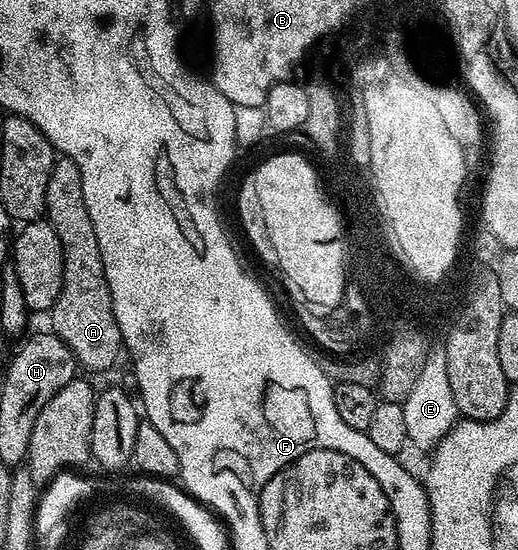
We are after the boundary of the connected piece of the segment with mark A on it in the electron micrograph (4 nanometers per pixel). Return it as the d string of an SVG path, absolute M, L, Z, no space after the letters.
M60 155L49 174L49 186L45 190L47 210L45 219L53 226L57 238L61 238L63 251L63 285L57 302L49 313L50 331L69 346L75 356L75 363L80 369L88 368L91 372L103 372L124 351L123 335L117 326L117 318L113 314L113 298L109 290L109 282L105 278L105 270L101 262L101 246L97 246L97 234L93 230L93 222L89 218L89 210L85 210L85 194L81 190L81 170L77 170L77 162Z

